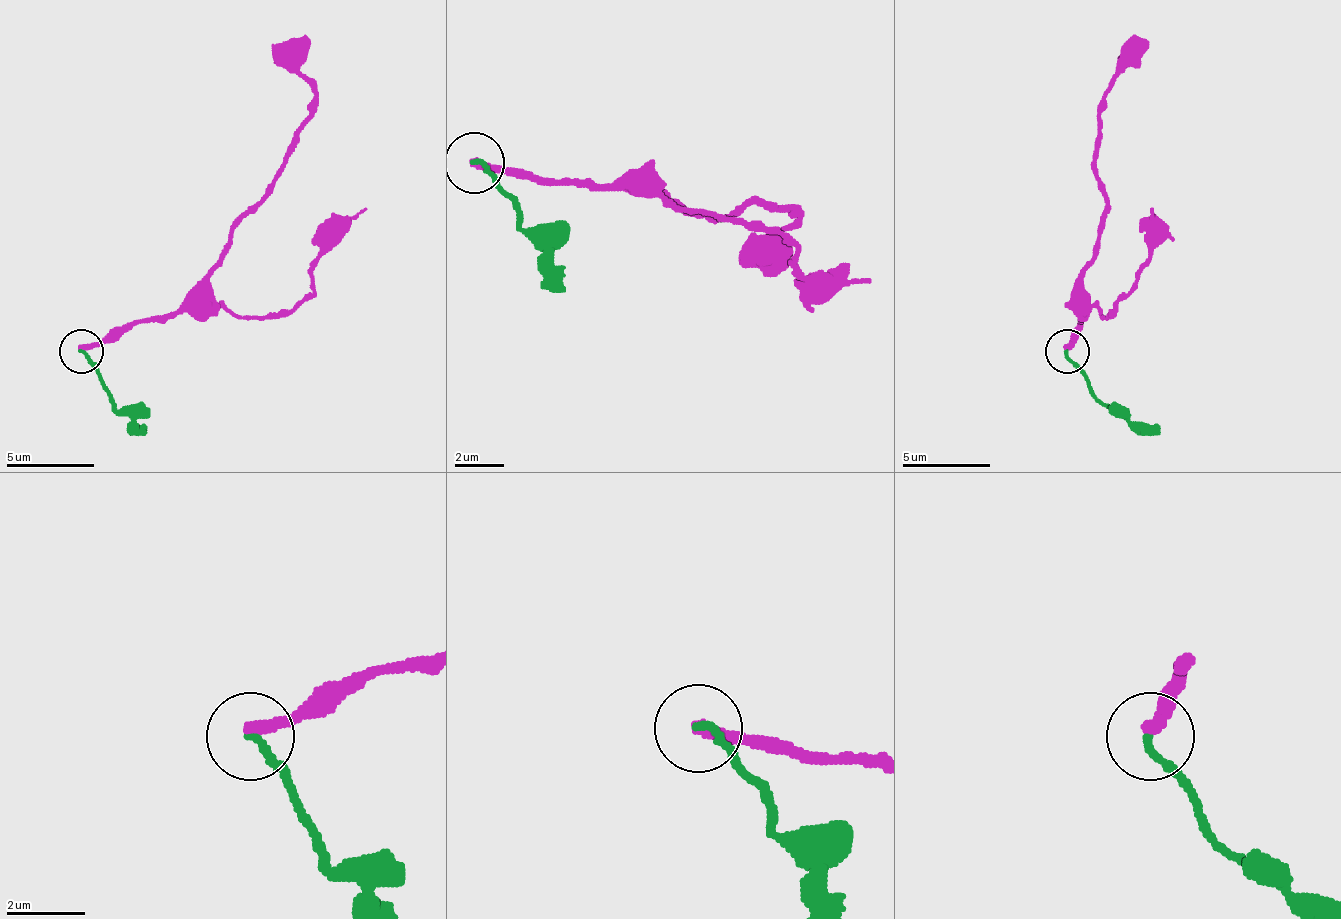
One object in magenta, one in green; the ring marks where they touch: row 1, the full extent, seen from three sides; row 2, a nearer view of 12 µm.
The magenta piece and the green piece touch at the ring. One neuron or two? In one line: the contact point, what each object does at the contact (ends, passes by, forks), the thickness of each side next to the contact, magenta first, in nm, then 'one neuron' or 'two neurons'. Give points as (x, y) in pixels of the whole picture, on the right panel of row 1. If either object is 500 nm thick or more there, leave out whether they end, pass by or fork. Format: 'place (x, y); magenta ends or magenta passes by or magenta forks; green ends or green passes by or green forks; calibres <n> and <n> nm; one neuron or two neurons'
place (1067, 351); magenta ends; green ends; calibres 320 and 200 nm; two neurons

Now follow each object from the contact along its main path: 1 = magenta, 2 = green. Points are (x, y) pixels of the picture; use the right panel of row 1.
1: (1068, 350), (1081, 275), (1094, 262), (1108, 196), (1094, 174), (1108, 86), (1121, 69), (1121, 47), (1134, 33)
2: (1068, 350), (1112, 411), (1125, 411), (1160, 429)

